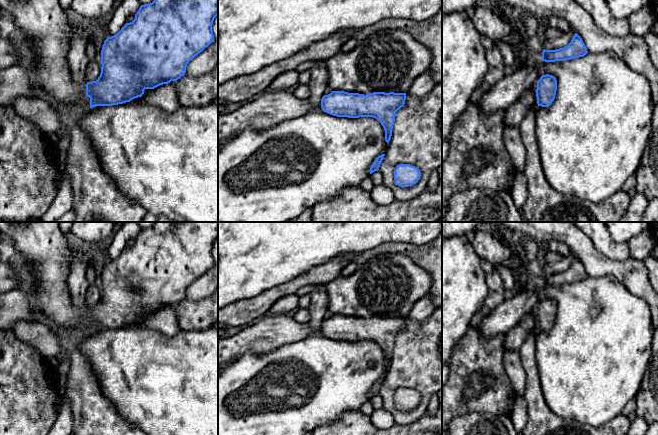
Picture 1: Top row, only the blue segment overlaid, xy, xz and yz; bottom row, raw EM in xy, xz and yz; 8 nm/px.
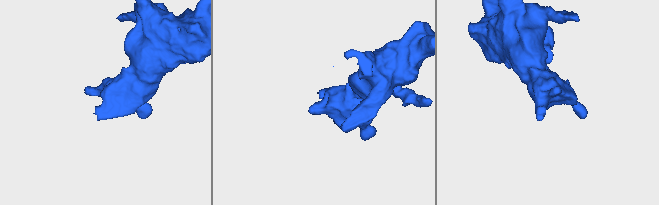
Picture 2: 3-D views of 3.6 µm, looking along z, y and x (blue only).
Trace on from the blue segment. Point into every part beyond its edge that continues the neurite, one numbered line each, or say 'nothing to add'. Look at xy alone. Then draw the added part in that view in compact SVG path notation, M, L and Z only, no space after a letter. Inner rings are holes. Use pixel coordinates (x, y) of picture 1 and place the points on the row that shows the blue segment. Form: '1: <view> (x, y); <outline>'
1: xy (44, 22); M0 0L0 11L14 18L15 26L36 48L36 67L39 69L38 83L48 94L49 100L58 109L61 105L80 105L90 108L86 87L73 81L68 64L71 25L59 0Z

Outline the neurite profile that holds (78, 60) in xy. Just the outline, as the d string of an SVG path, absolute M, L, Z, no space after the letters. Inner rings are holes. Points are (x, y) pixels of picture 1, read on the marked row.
M73 28L74 38L70 41L70 49L67 55L72 79L75 83L86 87L87 78L85 70L90 62L86 53L88 38L91 36L87 28Z

